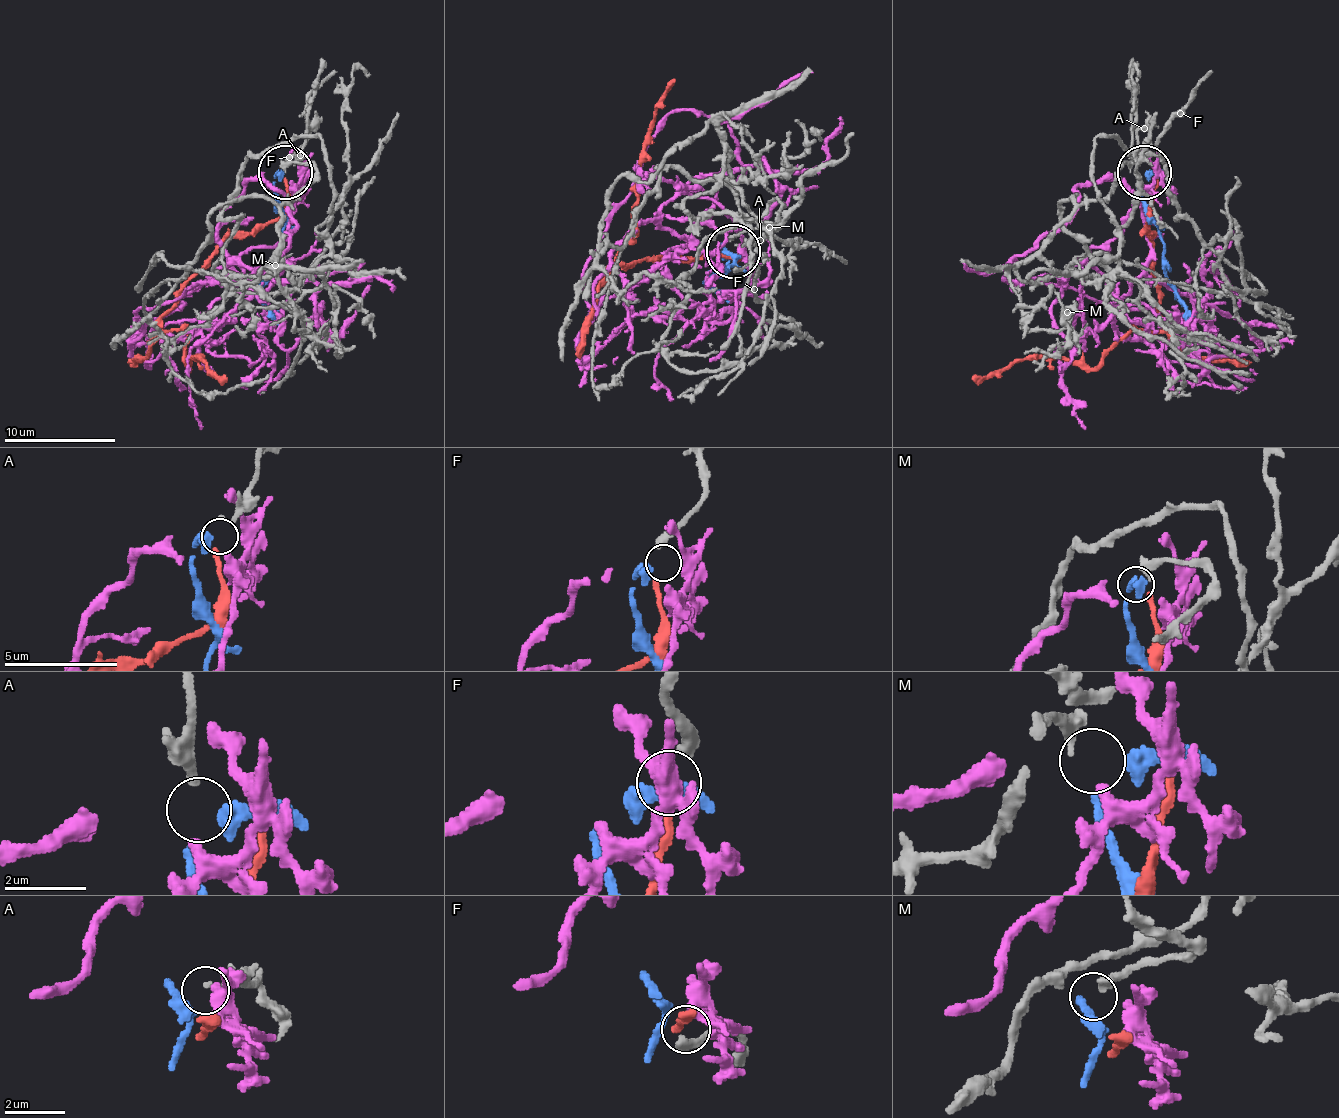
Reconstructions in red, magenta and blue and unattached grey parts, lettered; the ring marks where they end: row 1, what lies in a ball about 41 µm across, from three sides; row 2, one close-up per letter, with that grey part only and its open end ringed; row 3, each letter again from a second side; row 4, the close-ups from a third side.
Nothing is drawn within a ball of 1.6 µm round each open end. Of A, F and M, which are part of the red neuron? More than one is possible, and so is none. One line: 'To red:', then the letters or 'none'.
To red: F

